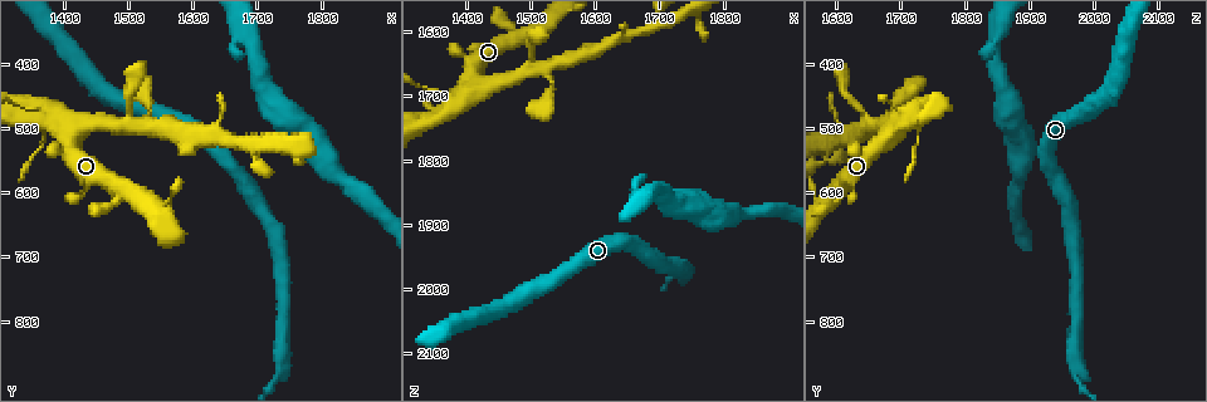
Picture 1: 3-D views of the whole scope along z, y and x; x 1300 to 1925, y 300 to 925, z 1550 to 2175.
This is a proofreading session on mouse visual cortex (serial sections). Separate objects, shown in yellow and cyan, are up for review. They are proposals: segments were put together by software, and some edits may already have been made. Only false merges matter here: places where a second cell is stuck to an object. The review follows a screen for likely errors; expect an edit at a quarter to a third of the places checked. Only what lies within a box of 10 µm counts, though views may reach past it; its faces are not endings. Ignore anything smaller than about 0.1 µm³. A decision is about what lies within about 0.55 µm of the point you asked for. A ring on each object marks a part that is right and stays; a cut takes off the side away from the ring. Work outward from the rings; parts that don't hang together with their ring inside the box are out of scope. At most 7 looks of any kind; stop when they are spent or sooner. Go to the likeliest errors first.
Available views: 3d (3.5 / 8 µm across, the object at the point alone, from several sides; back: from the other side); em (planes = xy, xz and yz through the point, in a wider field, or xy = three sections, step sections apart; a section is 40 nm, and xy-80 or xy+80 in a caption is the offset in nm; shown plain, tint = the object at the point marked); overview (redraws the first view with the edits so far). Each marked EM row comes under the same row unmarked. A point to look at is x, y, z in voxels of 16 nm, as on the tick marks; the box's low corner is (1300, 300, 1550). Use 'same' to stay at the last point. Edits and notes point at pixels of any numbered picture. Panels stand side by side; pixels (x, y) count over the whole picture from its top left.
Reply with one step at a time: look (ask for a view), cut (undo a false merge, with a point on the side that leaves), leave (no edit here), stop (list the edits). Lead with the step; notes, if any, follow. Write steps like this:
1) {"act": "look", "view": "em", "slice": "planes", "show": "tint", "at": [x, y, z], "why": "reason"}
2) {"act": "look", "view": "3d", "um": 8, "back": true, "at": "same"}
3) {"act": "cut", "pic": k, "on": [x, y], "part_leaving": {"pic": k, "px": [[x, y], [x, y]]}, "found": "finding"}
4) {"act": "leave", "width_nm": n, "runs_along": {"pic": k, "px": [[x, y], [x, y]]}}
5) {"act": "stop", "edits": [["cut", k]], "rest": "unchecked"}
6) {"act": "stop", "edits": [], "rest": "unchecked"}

{"act": "look", "view": "3d", "um": 3.5, "at": [1375, 475, 1715], "why": "two arms at a narrow angle"}

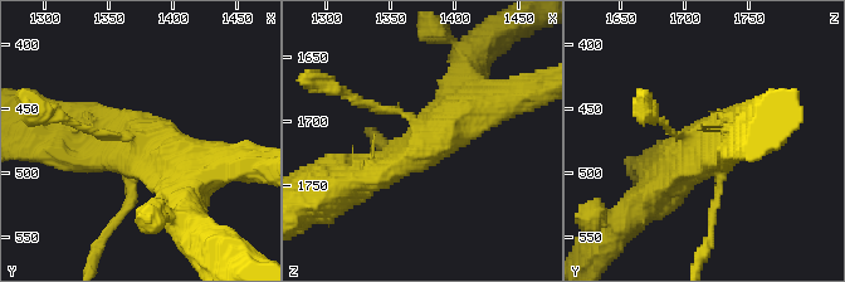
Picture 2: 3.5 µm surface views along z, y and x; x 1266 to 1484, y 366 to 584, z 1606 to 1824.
{"act": "look", "view": "em", "slice": "xy", "step": 1, "show": "tint", "at": [1382, 474, 1712], "why": "need the tissue"}

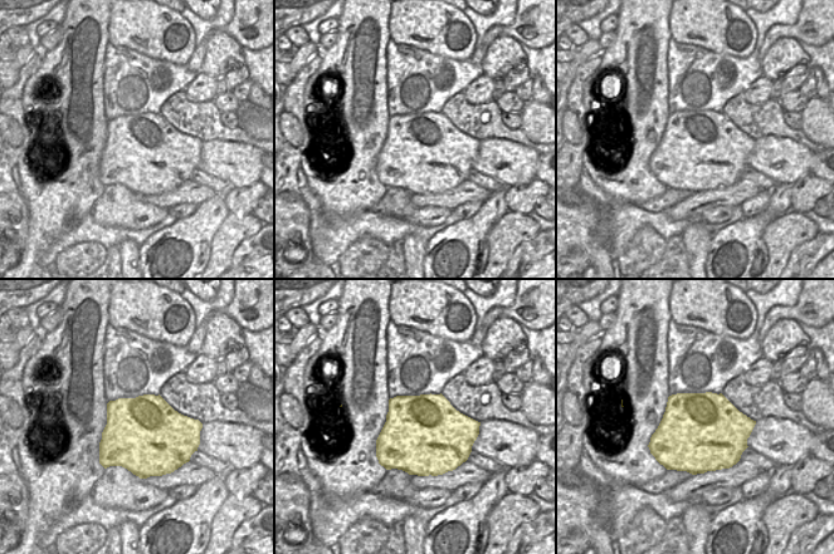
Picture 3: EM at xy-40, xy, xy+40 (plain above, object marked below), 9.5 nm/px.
{"act": "leave", "width_nm": 750, "runs_along": {"pic": 2, "px": [[467, 81], [474, 103], [366, 174]]}, "found": "one cell here"}

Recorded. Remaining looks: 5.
{"act": "look", "view": "3d", "um": 3.5, "at": [1735, 885, 1980], "why": "calibre changes"}

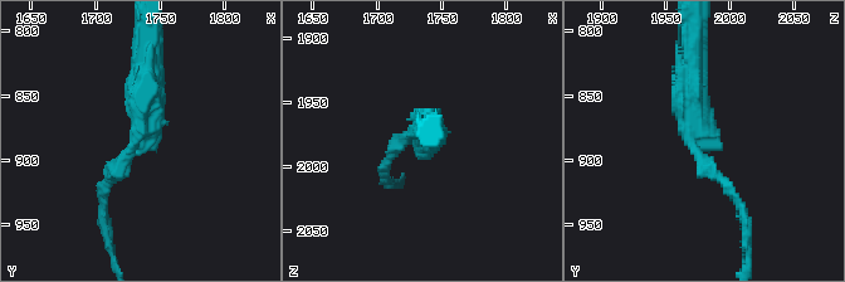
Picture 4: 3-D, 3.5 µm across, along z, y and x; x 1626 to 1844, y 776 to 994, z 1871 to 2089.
{"act": "cut", "pic": 4, "on": [386, 163], "part_leaving": {"pic": 4, "px": [[409, 136], [377, 171]]}, "found": "a second cell is stuck on"}

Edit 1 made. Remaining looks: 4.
{"act": "look", "view": "overview", "why": "see it whole again"}

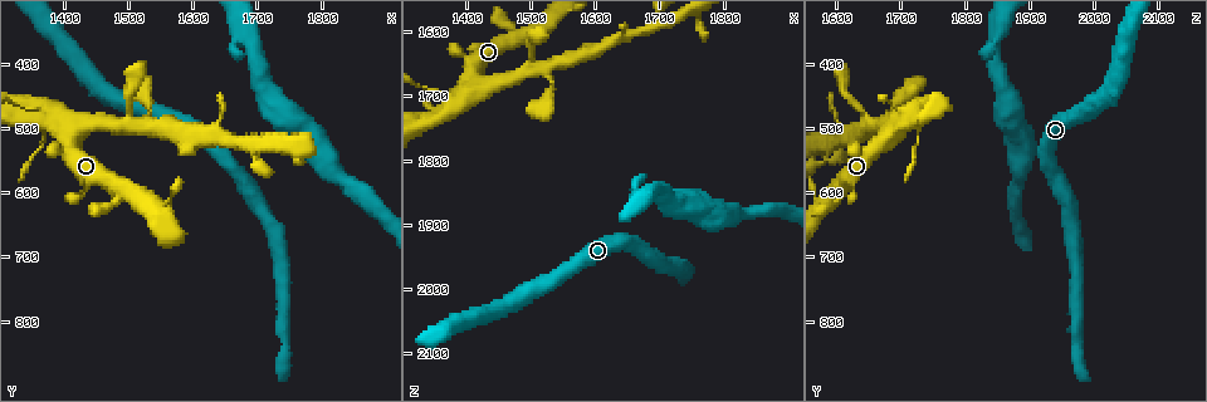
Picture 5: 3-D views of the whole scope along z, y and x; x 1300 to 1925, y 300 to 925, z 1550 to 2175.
{"act": "look", "view": "3d", "um": 8, "at": [1515, 495, 1655], "why": "narrows sharply"}

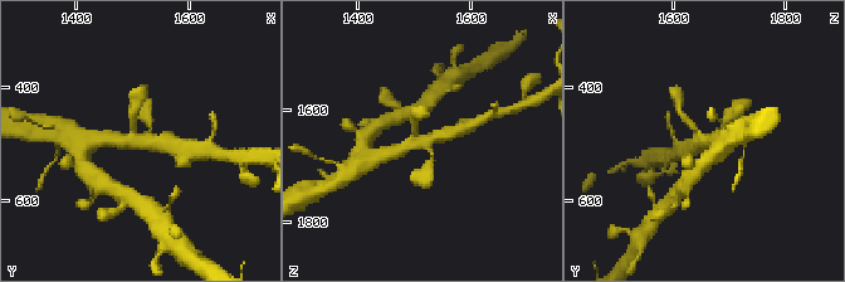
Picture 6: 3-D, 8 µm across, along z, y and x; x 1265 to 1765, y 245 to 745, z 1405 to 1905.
{"act": "look", "view": "em", "slice": "xy", "step": 3, "show": "tint", "at": "same", "why": "shape alone is not enough"}

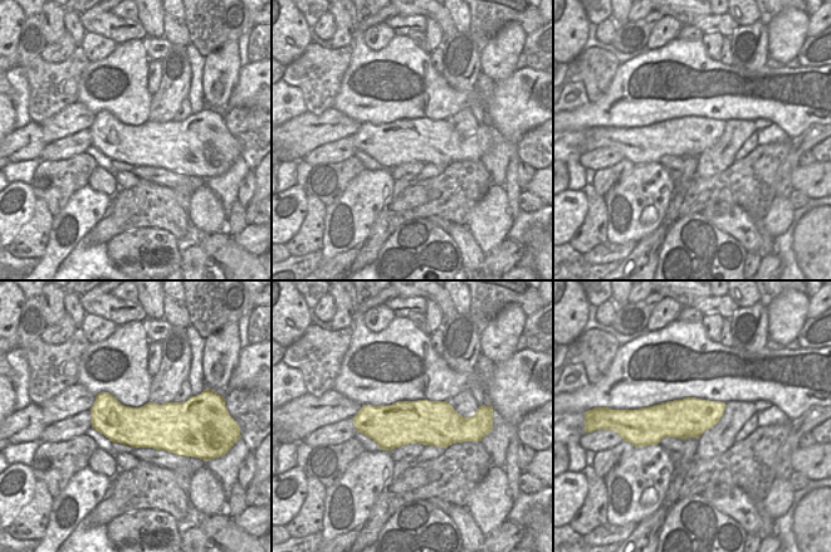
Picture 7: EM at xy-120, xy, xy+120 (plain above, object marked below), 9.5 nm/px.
{"act": "leave", "runs_along": {"pic": 6, "px": [[387, 154], [457, 131]]}, "found": "all the same cell"}

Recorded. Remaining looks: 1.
{"act": "stop", "edits": [["cut", 4]], "rest": "unchecked"}

